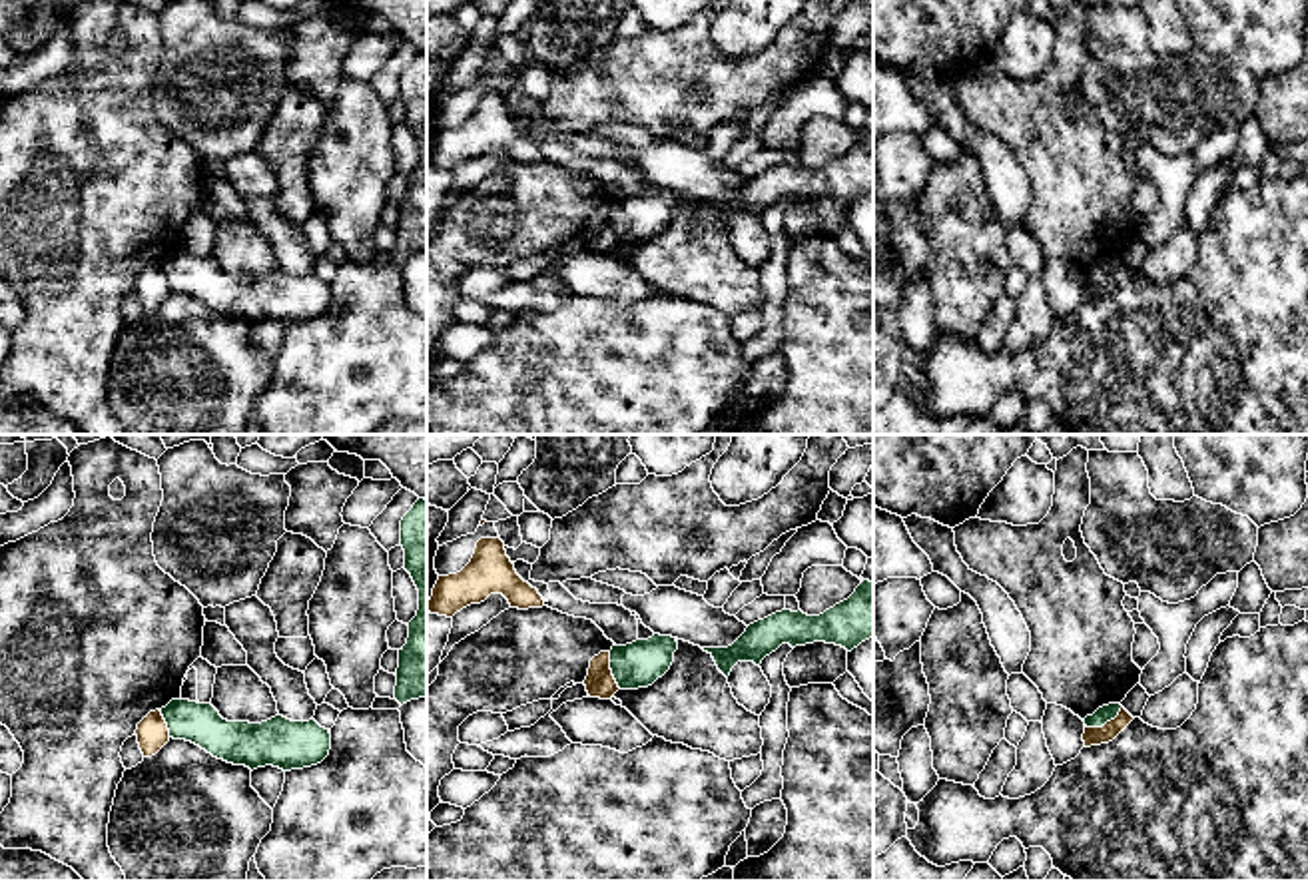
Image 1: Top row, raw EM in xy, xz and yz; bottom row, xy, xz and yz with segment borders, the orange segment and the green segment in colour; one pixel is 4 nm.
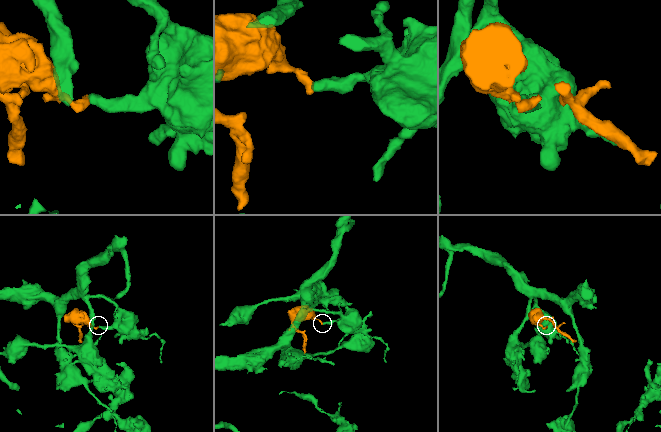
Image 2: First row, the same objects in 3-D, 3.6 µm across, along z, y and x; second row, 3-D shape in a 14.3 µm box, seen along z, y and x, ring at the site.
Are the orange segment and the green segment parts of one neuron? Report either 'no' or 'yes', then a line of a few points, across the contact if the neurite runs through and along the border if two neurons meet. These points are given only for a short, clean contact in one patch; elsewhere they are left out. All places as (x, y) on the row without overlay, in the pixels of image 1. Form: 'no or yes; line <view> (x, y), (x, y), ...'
no; line yz (1121, 260), (1101, 280), (1085, 280)

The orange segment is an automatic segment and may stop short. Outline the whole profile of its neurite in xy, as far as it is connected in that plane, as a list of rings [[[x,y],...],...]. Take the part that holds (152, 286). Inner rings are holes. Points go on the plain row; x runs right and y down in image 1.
[[[150,265],[138,277],[136,289],[144,311],[156,309],[169,295],[169,283],[162,265]]]

